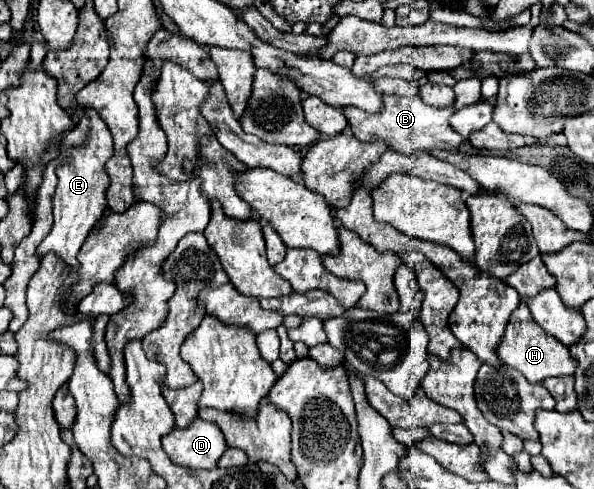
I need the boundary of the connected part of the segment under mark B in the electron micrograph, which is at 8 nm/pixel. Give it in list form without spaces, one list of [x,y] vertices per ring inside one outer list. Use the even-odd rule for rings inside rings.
[[[384,95],[384,109],[380,109],[380,113],[366,113],[356,107],[344,107],[342,113],[346,115],[356,139],[372,141],[378,137],[388,145],[388,149],[404,155],[412,155],[414,151],[432,151],[432,149],[456,151],[464,143],[464,139],[448,125],[448,117],[454,111],[450,107],[438,109],[438,107],[424,105],[420,97]]]

